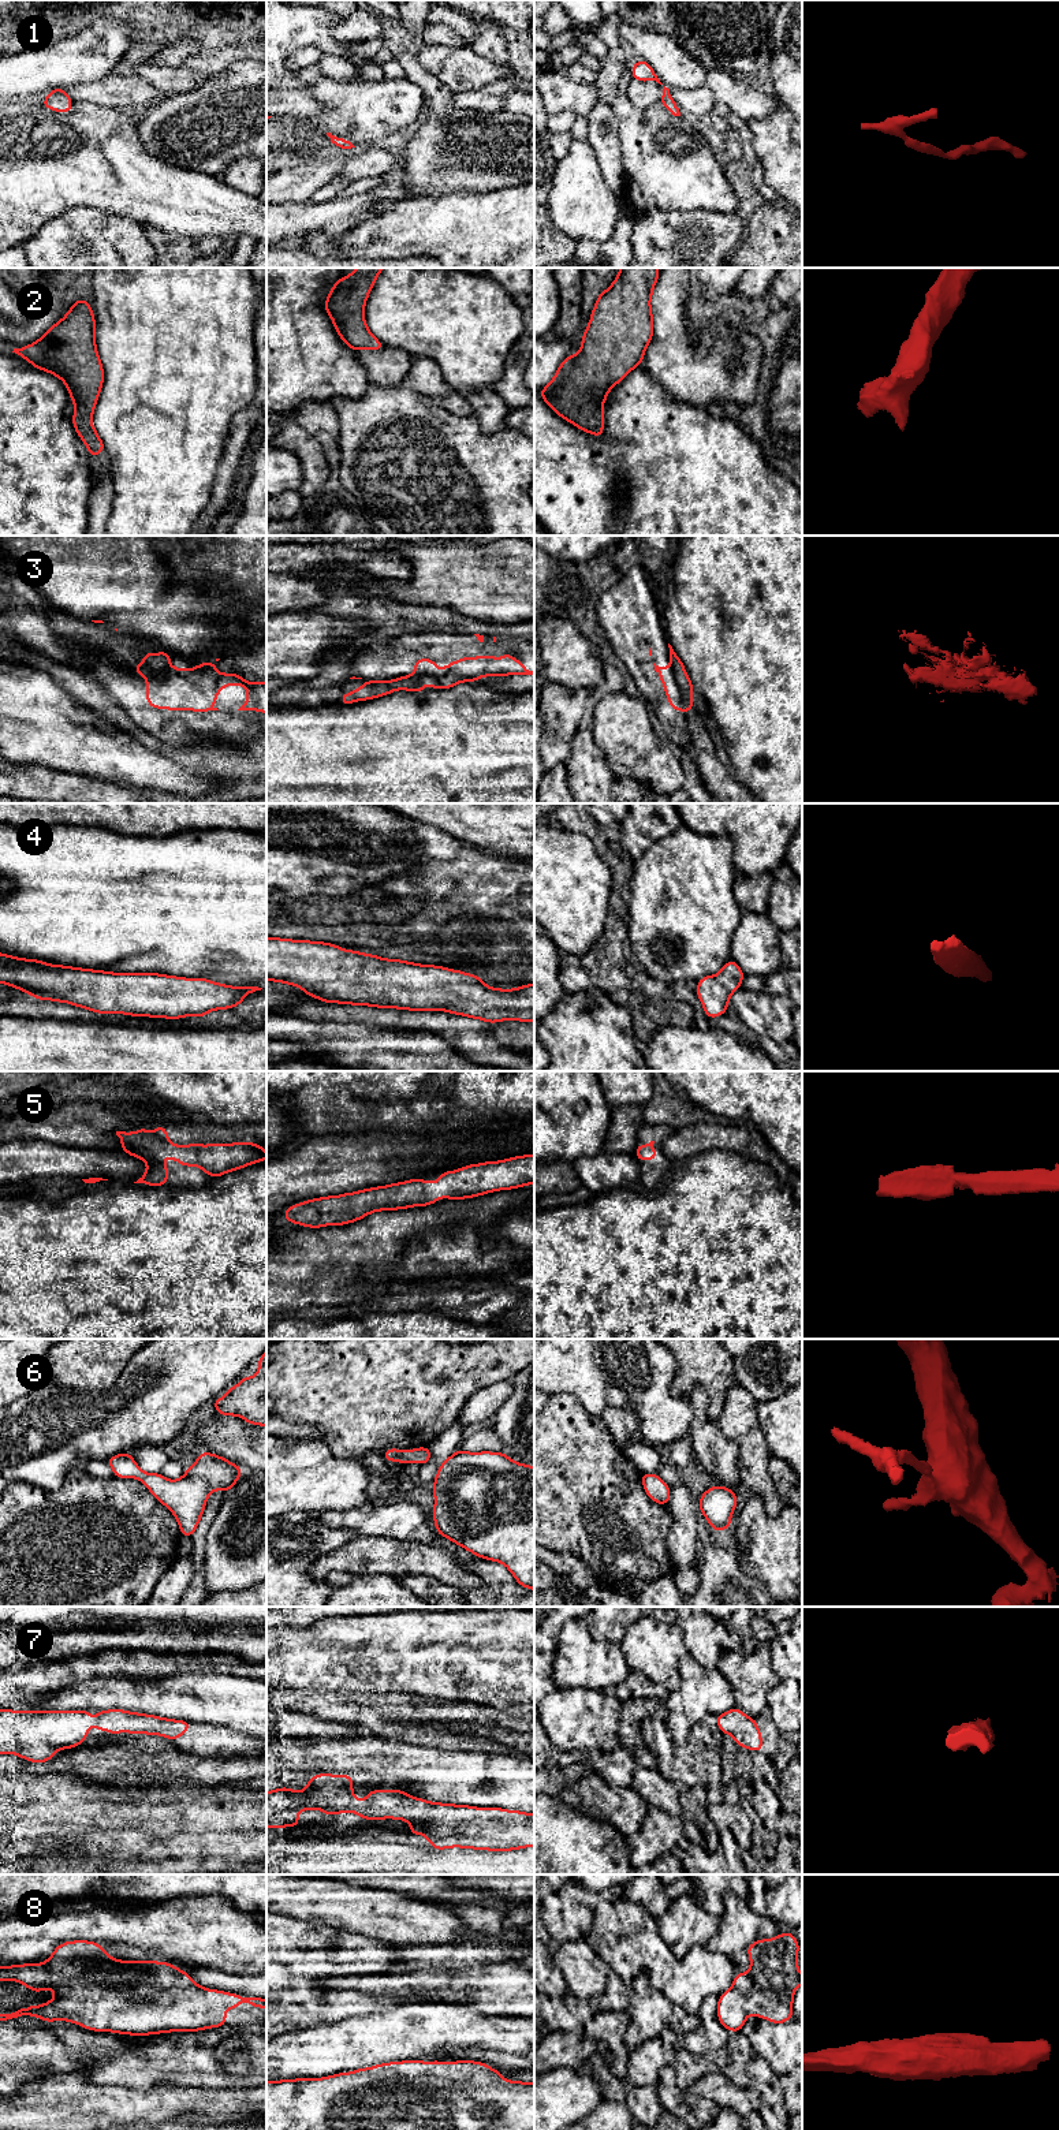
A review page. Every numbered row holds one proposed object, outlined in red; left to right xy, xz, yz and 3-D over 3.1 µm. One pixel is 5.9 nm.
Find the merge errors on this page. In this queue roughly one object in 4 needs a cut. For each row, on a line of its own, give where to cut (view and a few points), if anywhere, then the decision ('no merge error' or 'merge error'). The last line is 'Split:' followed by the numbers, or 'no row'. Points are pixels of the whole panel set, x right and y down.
1: no cut | no merge error
2: no cut | no merge error
3: xz (414, 674), (458, 675), (468, 681) | merge error
4: no cut | no merge error
5: no cut | no merge error
6: no cut | no merge error
7: no cut | no merge error
8: no cut | no merge error
Split: 3

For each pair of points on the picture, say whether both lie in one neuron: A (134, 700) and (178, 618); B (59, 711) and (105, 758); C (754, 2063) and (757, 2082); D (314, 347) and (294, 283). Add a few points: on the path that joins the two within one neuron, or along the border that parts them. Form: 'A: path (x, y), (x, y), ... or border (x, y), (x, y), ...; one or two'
A: border (172, 655), (197, 659), (204, 663); two
B: path (69, 723), (93, 748); one
C: path (754, 2067), (757, 2078); one
D: path (299, 331), (294, 324), (294, 299); one

